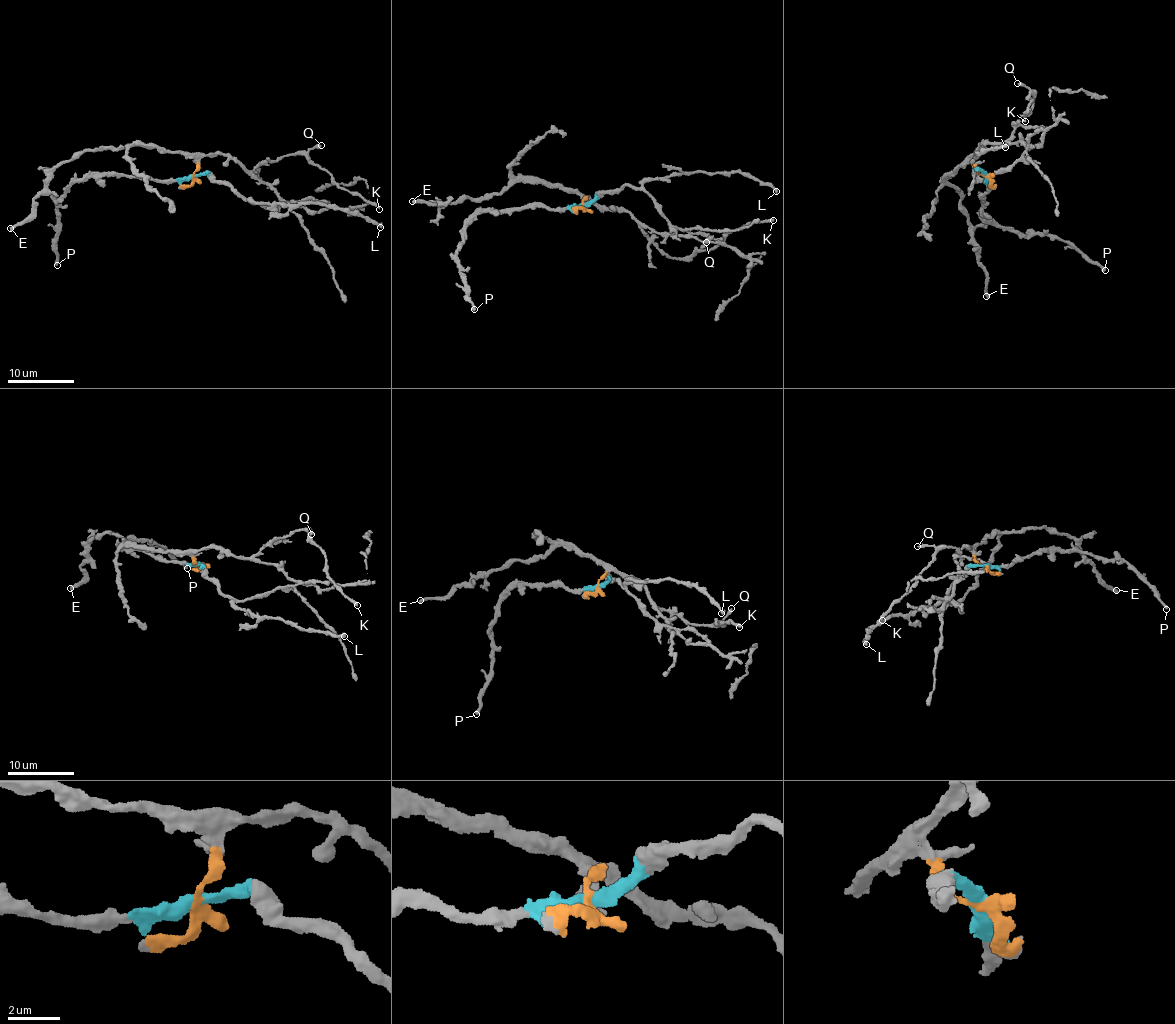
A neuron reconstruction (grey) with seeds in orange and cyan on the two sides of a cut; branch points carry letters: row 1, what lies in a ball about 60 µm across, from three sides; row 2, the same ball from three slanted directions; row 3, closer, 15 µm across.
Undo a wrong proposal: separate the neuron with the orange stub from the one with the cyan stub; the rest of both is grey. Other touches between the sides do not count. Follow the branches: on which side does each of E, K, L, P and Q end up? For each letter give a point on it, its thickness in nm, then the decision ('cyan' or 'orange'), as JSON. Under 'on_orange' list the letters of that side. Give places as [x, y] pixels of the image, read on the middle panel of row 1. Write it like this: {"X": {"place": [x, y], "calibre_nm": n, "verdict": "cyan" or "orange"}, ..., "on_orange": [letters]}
{"E": {"place": [412, 201], "calibre_nm": 400, "verdict": "orange"}, "K": {"place": [773, 220], "calibre_nm": 360, "verdict": "orange"}, "L": {"place": [776, 191], "calibre_nm": 400, "verdict": "cyan"}, "P": {"place": [474, 309], "calibre_nm": 340, "verdict": "cyan"}, "Q": {"place": [706, 242], "calibre_nm": 340, "verdict": "orange"}, "on_orange": ["E", "K", "Q"]}

